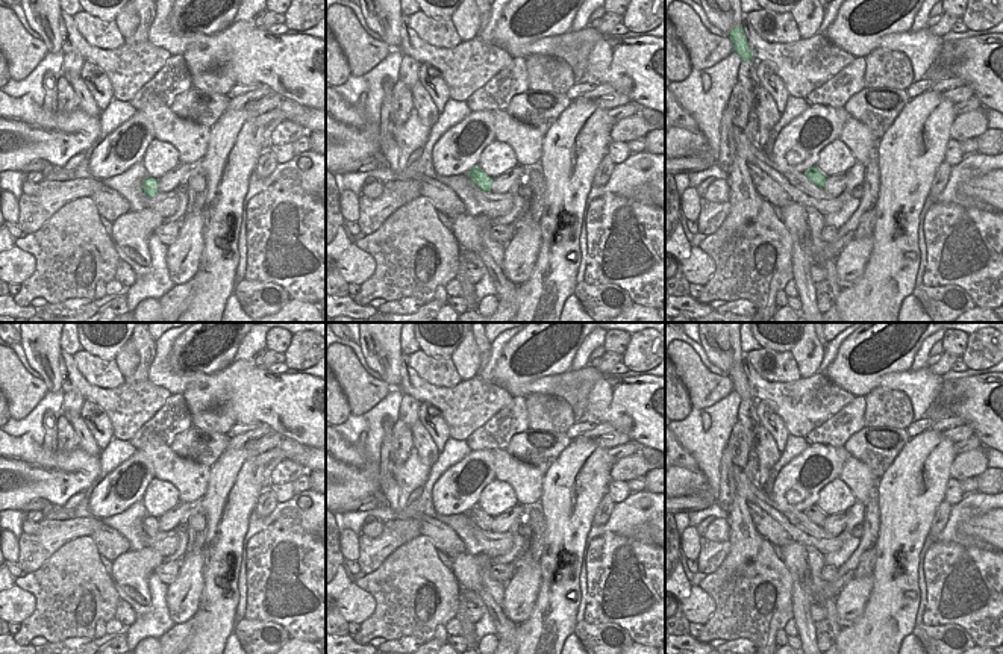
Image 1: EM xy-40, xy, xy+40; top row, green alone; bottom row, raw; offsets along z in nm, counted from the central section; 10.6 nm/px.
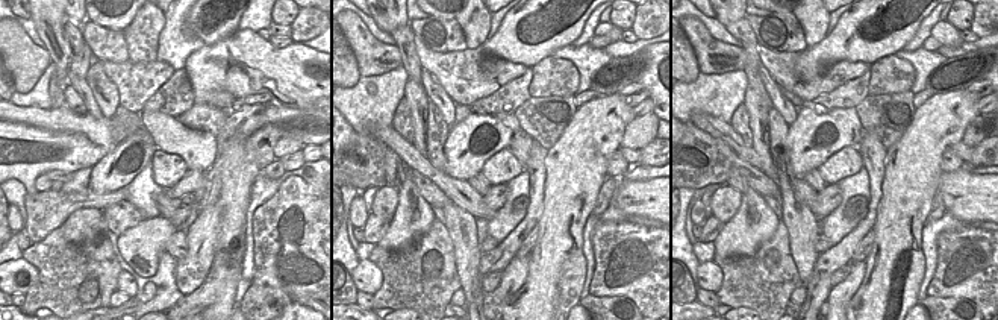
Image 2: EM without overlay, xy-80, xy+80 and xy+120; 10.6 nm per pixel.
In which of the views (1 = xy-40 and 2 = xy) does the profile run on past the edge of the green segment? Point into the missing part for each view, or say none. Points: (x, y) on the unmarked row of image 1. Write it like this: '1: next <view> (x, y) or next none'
1: next none
2: next none

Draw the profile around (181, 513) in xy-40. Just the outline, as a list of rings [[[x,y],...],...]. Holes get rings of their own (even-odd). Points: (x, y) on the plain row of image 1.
[[[179,503],[174,509],[168,510],[158,519],[159,530],[170,531],[180,522],[188,522],[188,518],[194,507],[195,506],[189,503]]]

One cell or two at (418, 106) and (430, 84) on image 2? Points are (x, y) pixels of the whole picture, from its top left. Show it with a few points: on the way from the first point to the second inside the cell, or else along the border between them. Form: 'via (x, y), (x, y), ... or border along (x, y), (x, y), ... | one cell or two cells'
border along (420, 84), (429, 99) | two cells

